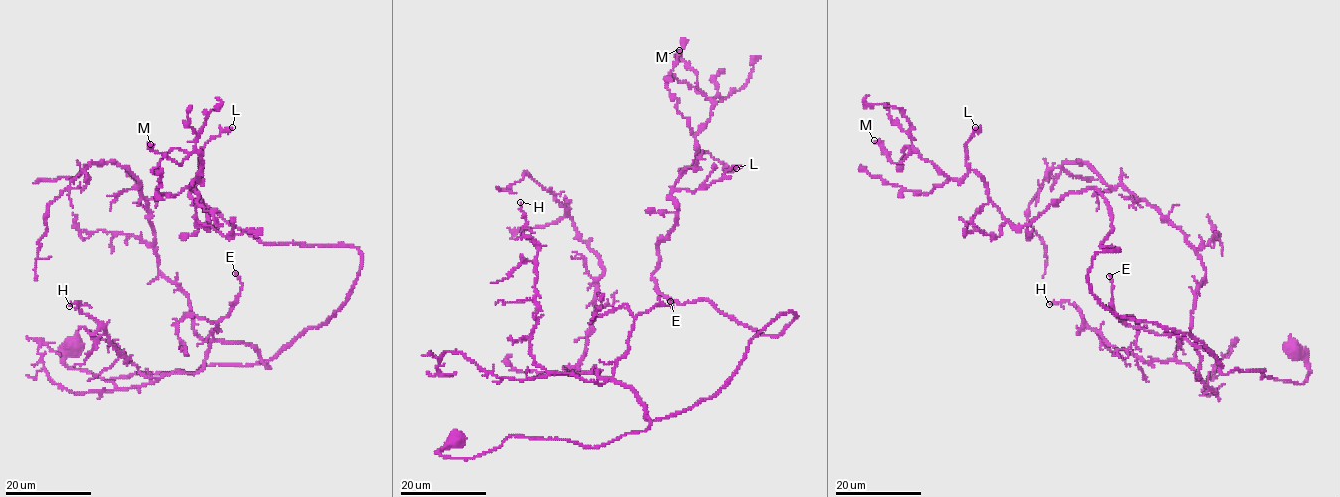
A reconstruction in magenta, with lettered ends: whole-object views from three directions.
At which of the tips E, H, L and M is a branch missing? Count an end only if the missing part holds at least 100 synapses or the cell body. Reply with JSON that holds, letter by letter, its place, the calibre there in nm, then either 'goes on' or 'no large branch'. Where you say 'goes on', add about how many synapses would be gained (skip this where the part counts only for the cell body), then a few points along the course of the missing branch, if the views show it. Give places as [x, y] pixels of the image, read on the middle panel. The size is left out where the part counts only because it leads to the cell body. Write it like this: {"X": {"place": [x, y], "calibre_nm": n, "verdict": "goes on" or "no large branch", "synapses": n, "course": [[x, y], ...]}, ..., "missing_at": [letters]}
{"E": {"place": [670, 301], "calibre_nm": 150, "verdict": "no large branch"}, "H": {"place": [520, 202], "calibre_nm": 150, "verdict": "no large branch"}, "L": {"place": [736, 168], "calibre_nm": 400, "verdict": "no large branch"}, "M": {"place": [679, 50], "calibre_nm": 480, "verdict": "no large branch"}, "missing_at": []}

